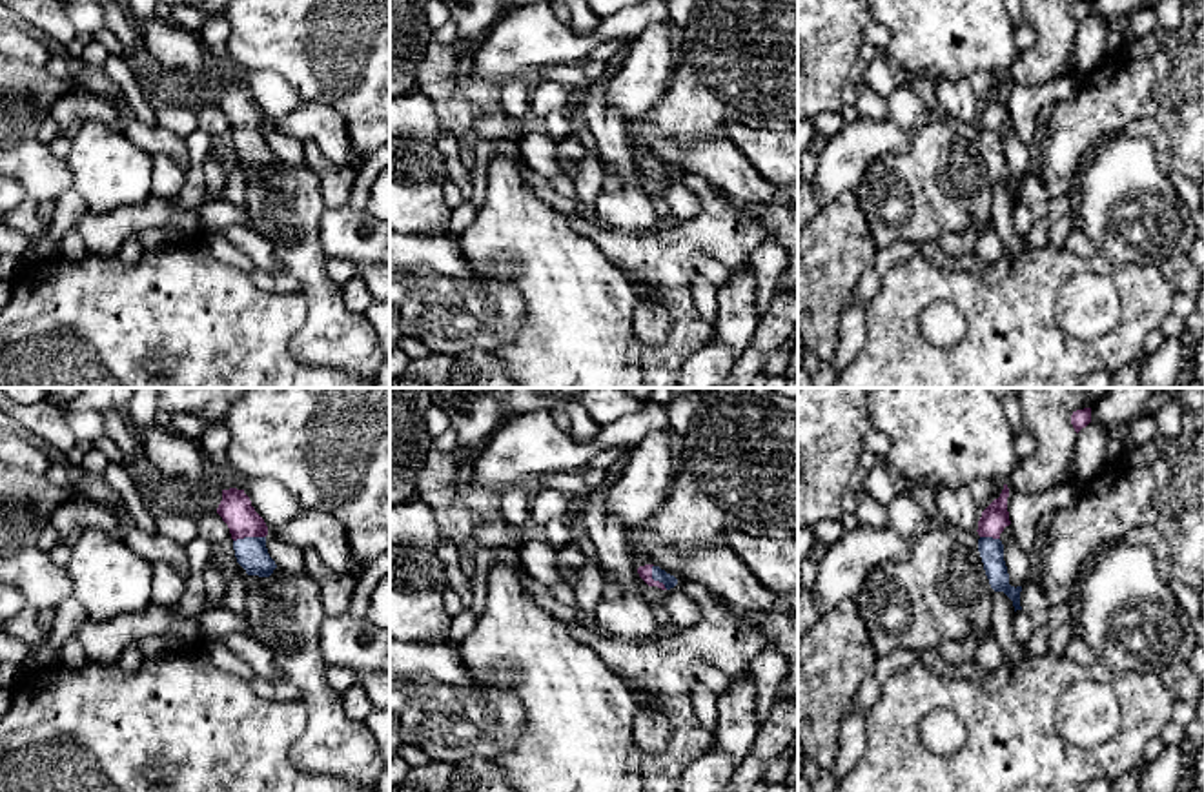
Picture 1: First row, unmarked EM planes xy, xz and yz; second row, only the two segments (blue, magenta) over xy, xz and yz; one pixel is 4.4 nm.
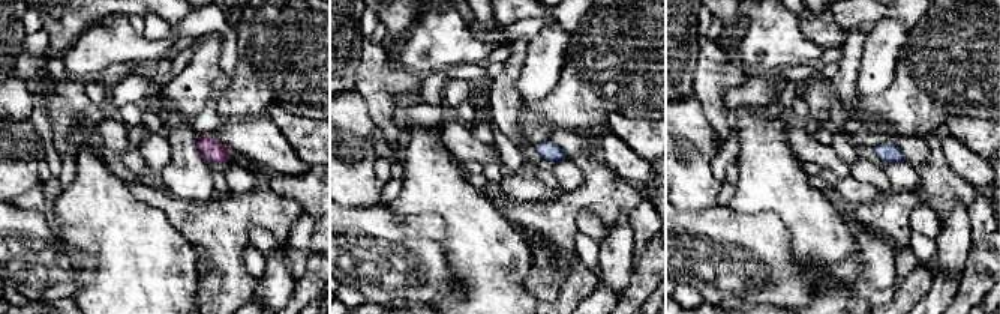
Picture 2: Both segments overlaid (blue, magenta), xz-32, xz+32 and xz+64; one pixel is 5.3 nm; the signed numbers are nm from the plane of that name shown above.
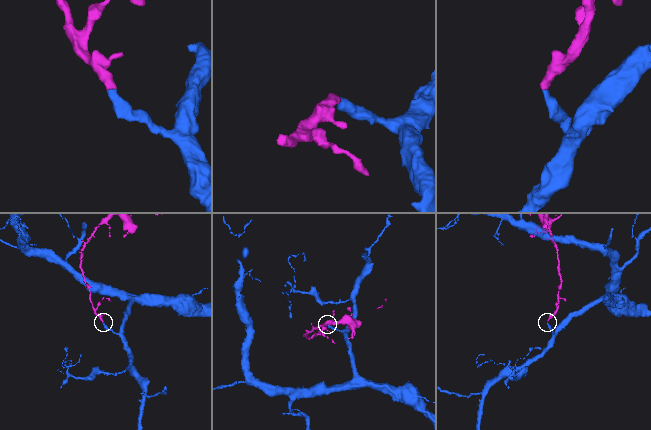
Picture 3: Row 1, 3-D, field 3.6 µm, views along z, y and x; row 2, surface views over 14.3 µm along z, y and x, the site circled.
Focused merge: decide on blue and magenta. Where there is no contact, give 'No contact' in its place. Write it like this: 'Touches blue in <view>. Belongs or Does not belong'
Touches blue in xy. Belongs

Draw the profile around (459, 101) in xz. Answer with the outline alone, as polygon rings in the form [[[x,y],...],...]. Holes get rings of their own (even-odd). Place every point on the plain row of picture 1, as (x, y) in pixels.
[[[432,42],[419,66],[419,89],[432,100],[439,127],[461,142],[463,164],[475,166],[477,135],[474,122],[483,117],[506,115],[501,106],[501,82],[481,75],[461,75],[459,46]]]

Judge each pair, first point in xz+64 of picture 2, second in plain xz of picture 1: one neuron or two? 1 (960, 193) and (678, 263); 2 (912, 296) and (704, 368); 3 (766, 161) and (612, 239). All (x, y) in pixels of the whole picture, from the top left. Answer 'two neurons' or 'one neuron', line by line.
1: one neuron
2: two neurons
3: two neurons

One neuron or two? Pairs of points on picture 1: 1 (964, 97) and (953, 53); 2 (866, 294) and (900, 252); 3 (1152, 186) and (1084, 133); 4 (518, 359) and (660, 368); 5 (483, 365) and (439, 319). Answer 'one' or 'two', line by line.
1: two
2: one
3: two
4: two
5: two

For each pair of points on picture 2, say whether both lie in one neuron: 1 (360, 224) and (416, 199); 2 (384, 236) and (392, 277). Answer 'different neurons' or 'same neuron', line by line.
1: different neurons
2: same neuron

